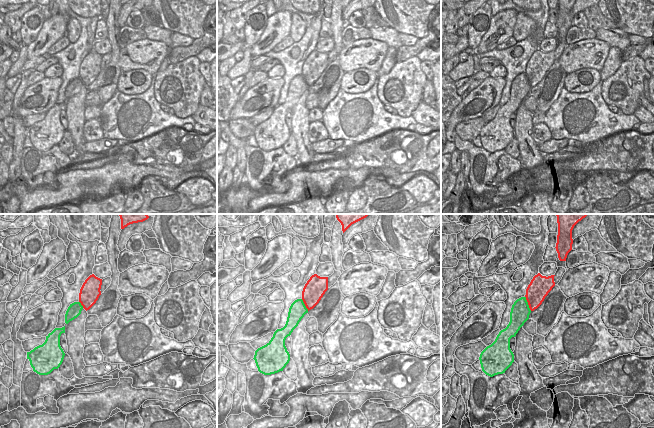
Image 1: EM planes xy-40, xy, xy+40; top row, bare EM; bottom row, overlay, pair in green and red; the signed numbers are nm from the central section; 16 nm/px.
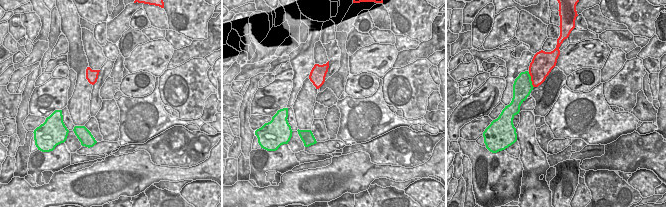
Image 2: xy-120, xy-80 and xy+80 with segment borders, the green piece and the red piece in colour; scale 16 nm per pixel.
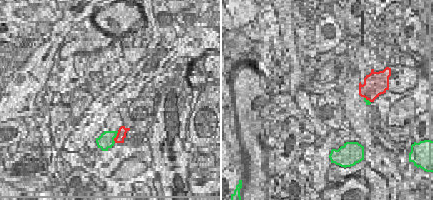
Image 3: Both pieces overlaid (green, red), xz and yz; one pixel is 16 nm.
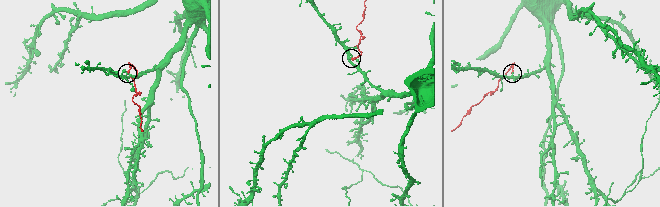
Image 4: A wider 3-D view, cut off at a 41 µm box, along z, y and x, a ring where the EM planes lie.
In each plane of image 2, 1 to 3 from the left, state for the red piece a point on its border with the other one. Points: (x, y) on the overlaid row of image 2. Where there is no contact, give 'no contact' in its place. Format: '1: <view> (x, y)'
1: no contact
2: no contact
3: xy+80 (530, 80)

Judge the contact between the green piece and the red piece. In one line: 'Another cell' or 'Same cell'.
Another cell

